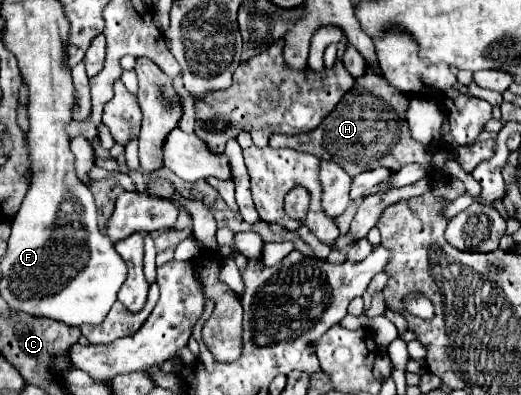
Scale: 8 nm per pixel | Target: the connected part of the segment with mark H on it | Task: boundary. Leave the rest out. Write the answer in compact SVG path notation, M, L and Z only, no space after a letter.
M367 70L363 78L355 80L355 86L351 92L347 92L345 100L311 132L285 136L285 134L273 134L269 138L271 148L295 148L299 152L311 152L319 158L331 158L347 174L355 176L363 170L375 168L375 166L387 166L389 170L399 170L405 164L419 162L431 170L435 178L443 176L441 166L443 162L453 156L447 150L427 150L423 144L415 142L409 134L405 110L409 100L389 86L385 80L375 76L373 70Z

